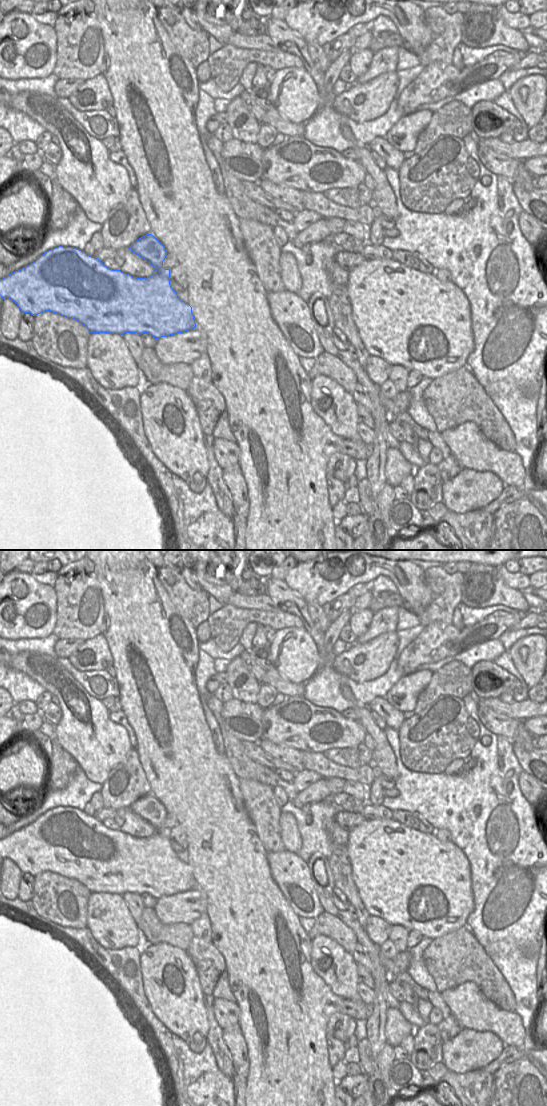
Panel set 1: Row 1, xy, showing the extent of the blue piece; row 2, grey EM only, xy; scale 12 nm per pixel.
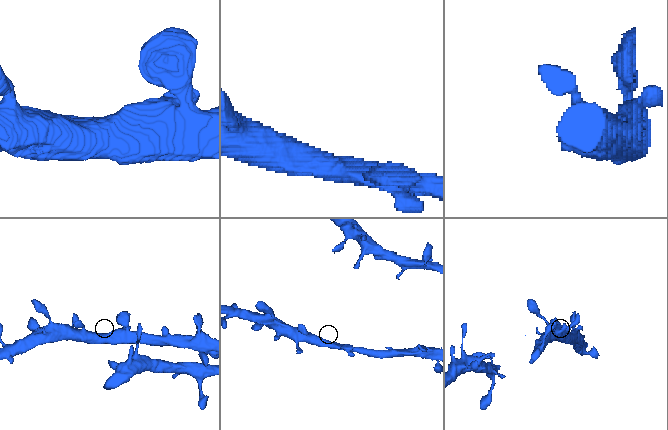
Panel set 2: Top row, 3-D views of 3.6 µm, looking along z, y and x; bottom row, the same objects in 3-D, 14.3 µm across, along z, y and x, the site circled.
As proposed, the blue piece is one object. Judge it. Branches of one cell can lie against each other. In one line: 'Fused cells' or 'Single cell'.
Single cell

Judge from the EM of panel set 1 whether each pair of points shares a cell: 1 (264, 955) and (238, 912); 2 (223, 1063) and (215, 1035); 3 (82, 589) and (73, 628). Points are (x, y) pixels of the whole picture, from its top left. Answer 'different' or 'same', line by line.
1: same
2: same
3: same

